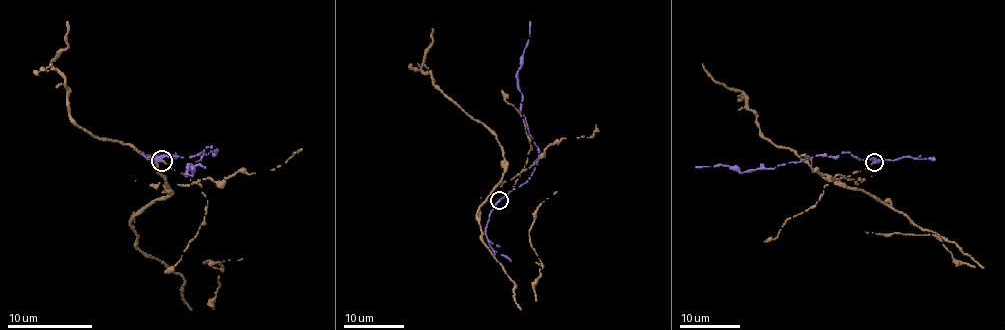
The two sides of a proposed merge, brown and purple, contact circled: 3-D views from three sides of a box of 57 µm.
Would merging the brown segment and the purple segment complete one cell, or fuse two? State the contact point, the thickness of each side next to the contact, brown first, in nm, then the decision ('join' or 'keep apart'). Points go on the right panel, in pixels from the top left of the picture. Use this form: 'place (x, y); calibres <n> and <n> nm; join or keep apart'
place (874, 162); calibres 150 and 340 nm; keep apart

